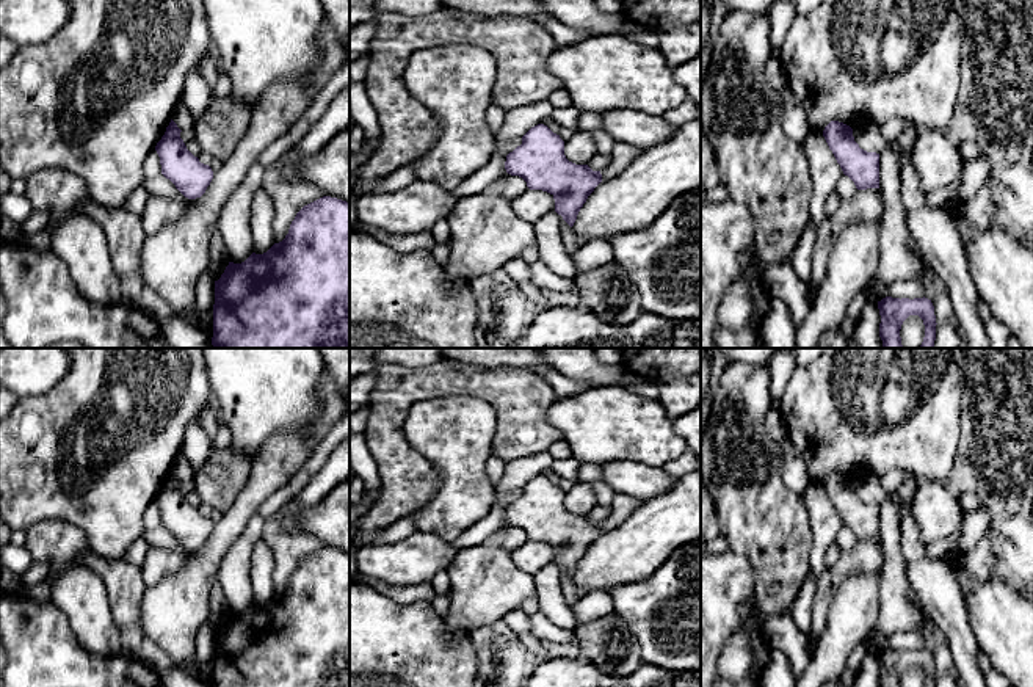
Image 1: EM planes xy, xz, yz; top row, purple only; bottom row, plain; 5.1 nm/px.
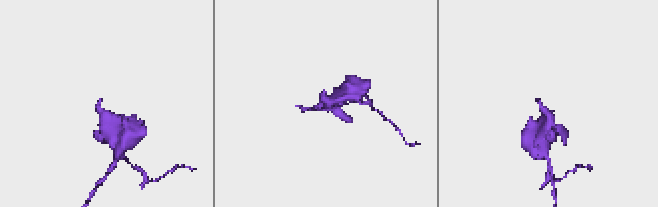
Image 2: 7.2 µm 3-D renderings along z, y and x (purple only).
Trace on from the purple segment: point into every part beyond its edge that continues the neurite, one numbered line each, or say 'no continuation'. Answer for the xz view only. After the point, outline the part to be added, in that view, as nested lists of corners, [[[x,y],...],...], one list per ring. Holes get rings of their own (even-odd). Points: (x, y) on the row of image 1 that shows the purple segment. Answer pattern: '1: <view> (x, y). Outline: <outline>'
1: xz (568, 236). Outline: [[[563,221],[563,224],[561,224],[561,238],[563,238],[563,243],[564,243],[566,249],[567,249],[567,253],[571,256],[574,256],[575,251],[580,246],[577,245],[577,238],[575,238],[574,229],[566,221]]]

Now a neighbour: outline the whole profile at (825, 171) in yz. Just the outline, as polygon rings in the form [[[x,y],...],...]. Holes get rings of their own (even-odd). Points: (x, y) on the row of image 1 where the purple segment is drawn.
[[[812,132],[801,143],[812,176],[810,220],[818,227],[826,218],[825,202],[843,176],[823,133]]]

